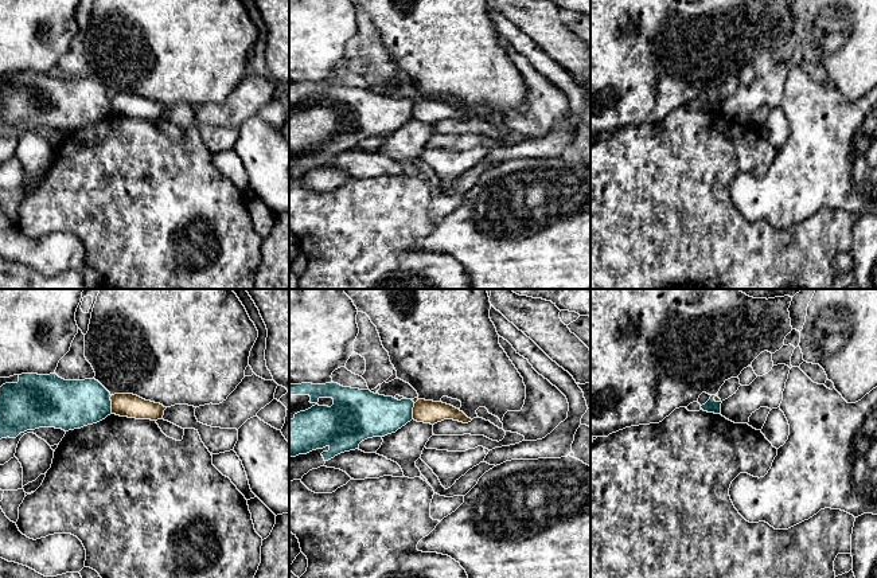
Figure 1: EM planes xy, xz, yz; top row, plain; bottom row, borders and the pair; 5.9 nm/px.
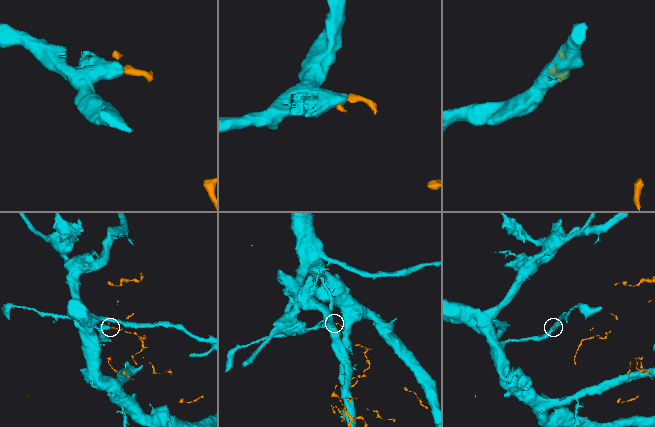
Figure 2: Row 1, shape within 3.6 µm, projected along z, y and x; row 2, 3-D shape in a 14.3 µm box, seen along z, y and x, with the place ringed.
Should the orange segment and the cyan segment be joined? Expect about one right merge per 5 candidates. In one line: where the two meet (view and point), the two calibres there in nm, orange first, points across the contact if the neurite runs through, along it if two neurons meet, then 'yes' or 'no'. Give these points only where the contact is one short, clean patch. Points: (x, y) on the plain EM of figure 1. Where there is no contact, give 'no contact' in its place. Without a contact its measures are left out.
contact xy (112, 104); calibres 140 and 300 nm; no

